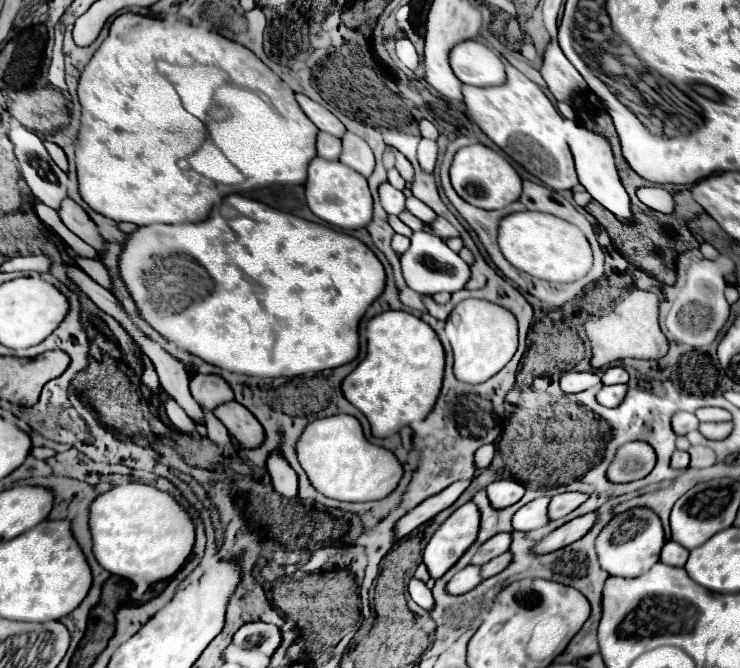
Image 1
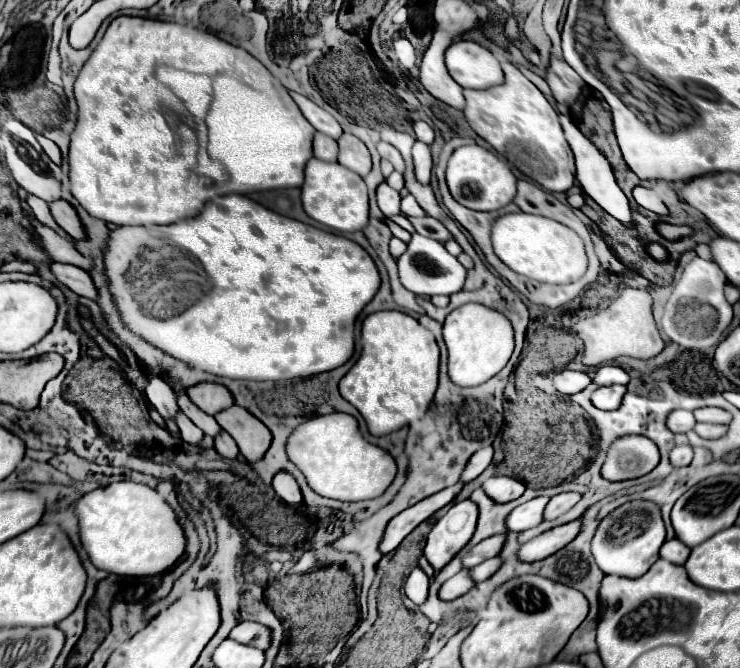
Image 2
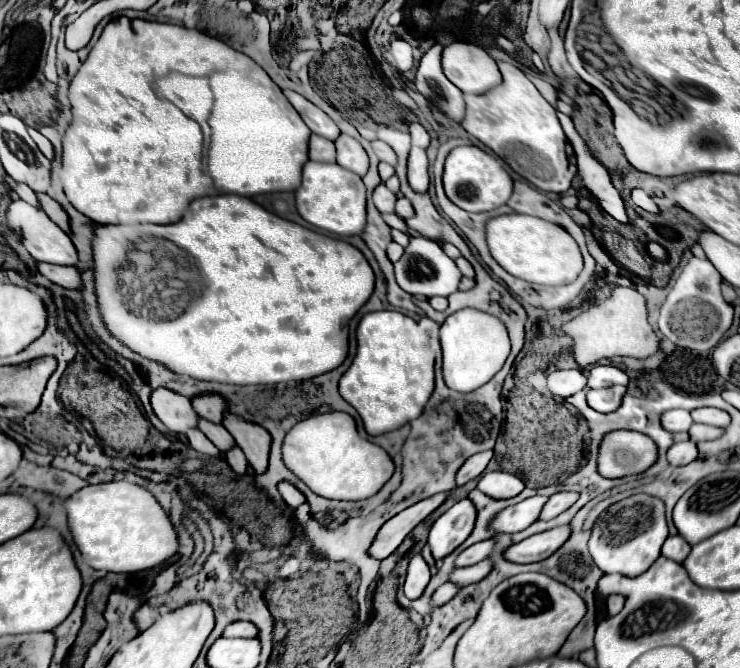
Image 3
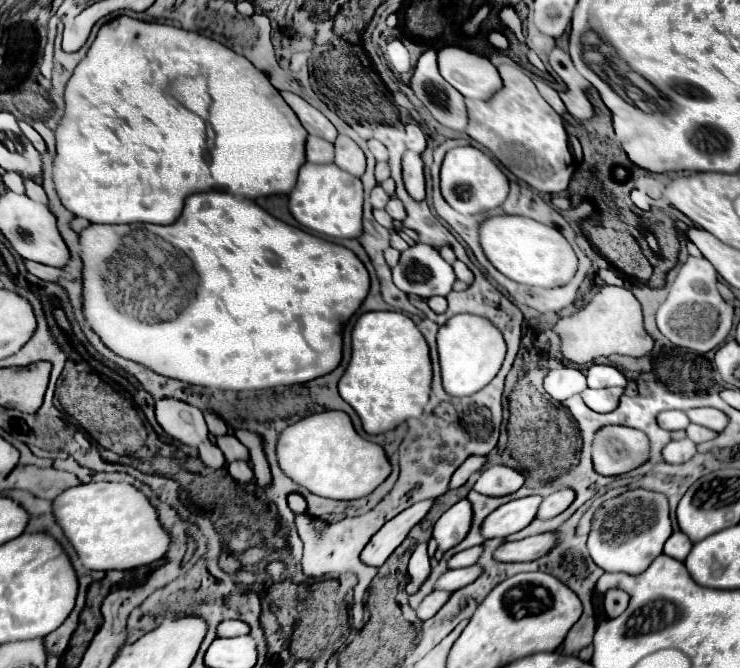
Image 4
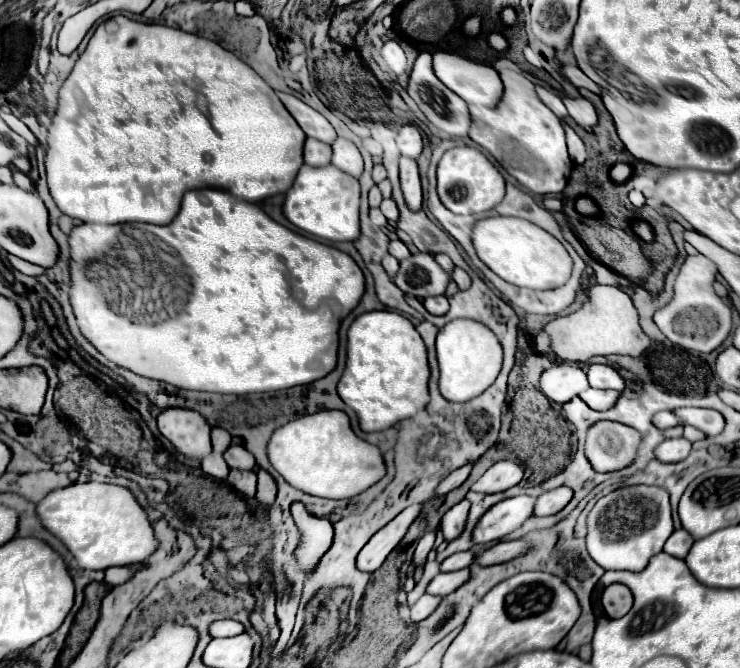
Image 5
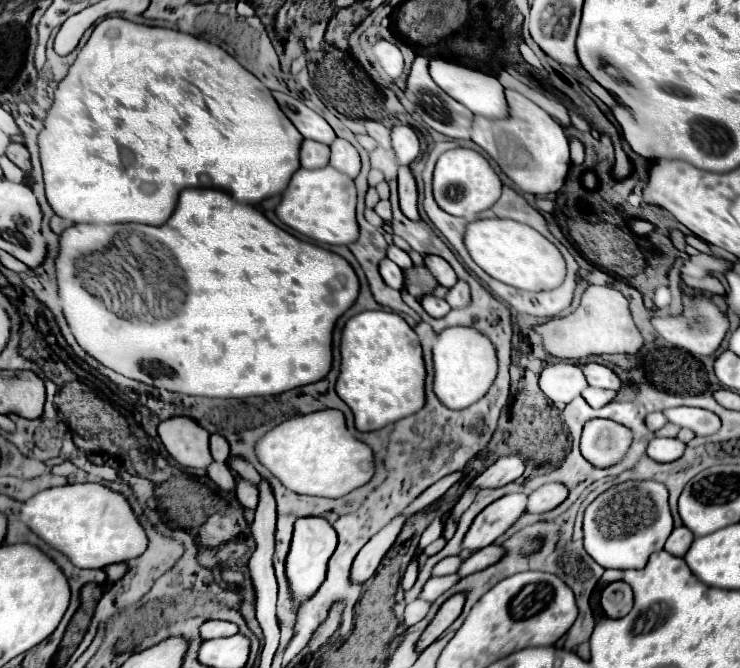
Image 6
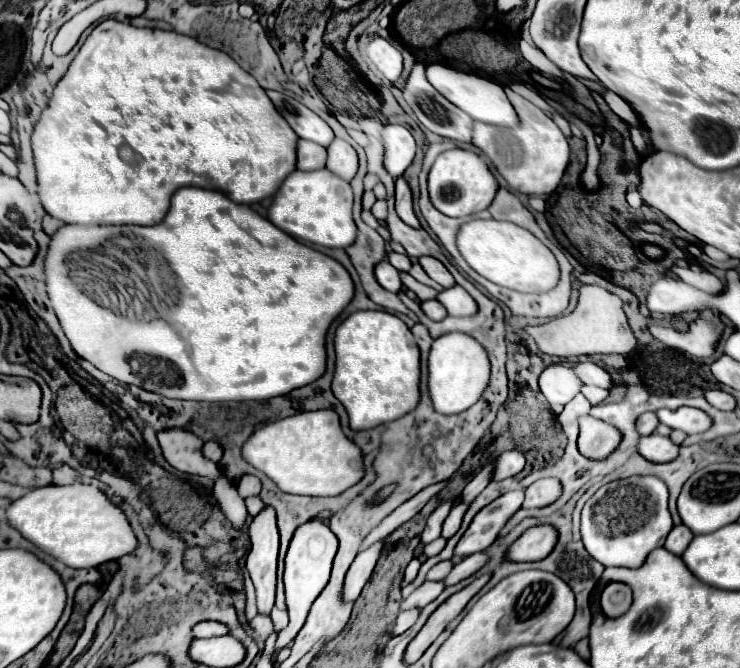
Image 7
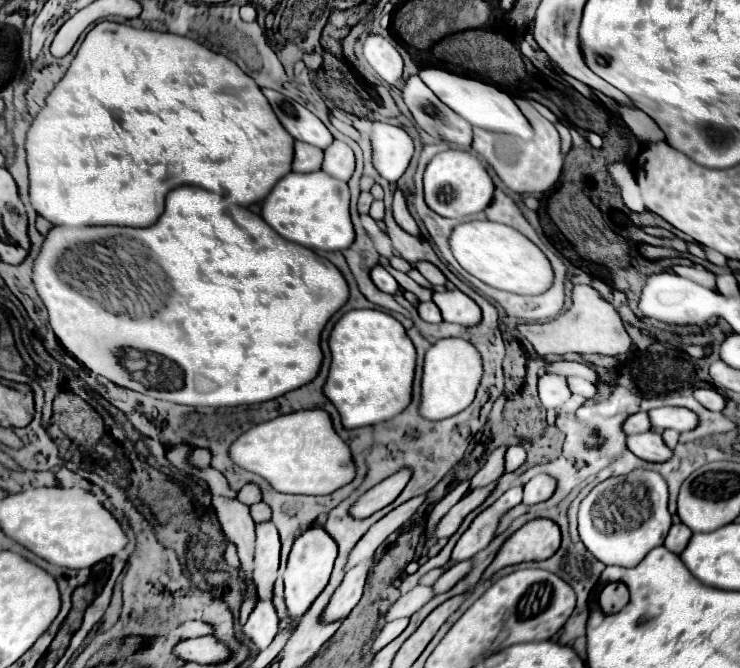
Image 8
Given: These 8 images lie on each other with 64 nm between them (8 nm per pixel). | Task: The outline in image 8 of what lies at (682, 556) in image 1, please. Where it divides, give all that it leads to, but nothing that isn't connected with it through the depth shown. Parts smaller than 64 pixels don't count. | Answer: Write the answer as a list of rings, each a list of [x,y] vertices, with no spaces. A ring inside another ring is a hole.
[[[672,524],[670,532],[668,532],[668,536],[666,536],[664,546],[666,546],[670,552],[680,554],[680,552],[686,548],[690,536],[692,536],[692,530],[690,530],[690,528],[686,528],[684,524]]]

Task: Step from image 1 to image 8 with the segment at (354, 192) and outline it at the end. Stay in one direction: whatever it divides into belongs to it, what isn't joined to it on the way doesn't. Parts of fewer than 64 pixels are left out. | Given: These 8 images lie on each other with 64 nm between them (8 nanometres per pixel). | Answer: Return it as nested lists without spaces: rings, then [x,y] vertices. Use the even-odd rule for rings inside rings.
[[[326,172],[310,174],[286,174],[272,192],[264,198],[262,218],[288,242],[300,244],[310,250],[336,252],[346,250],[354,240],[354,228],[350,222],[350,192],[346,182],[328,176]]]

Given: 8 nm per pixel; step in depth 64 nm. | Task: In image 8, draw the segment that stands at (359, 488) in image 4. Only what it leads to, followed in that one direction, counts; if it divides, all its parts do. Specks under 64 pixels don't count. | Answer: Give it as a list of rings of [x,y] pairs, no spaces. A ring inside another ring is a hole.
[[[300,410],[256,424],[248,432],[240,434],[234,440],[234,444],[230,444],[228,456],[236,466],[262,476],[264,480],[268,480],[272,488],[276,488],[276,492],[284,492],[284,494],[330,494],[340,486],[348,484],[356,472],[352,464],[350,448],[334,432],[332,420],[324,410]]]

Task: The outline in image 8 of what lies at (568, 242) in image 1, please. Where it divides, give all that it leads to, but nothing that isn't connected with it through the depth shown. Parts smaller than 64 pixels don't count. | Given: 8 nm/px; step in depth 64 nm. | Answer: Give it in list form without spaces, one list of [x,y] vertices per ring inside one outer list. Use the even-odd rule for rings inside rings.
[[[472,220],[466,224],[458,224],[452,230],[448,242],[458,264],[468,274],[492,288],[512,294],[540,294],[552,286],[554,274],[548,258],[536,244],[532,244],[526,236],[510,226],[490,220]]]

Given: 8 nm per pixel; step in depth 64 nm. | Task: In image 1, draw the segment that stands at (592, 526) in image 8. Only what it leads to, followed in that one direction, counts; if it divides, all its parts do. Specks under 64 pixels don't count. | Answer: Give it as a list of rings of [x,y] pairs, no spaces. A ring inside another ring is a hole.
[[[636,506],[626,512],[616,514],[598,534],[596,538],[596,554],[600,566],[610,576],[622,576],[622,578],[636,578],[644,572],[648,572],[660,556],[660,548],[664,546],[664,528],[656,512],[652,512],[646,506]]]

